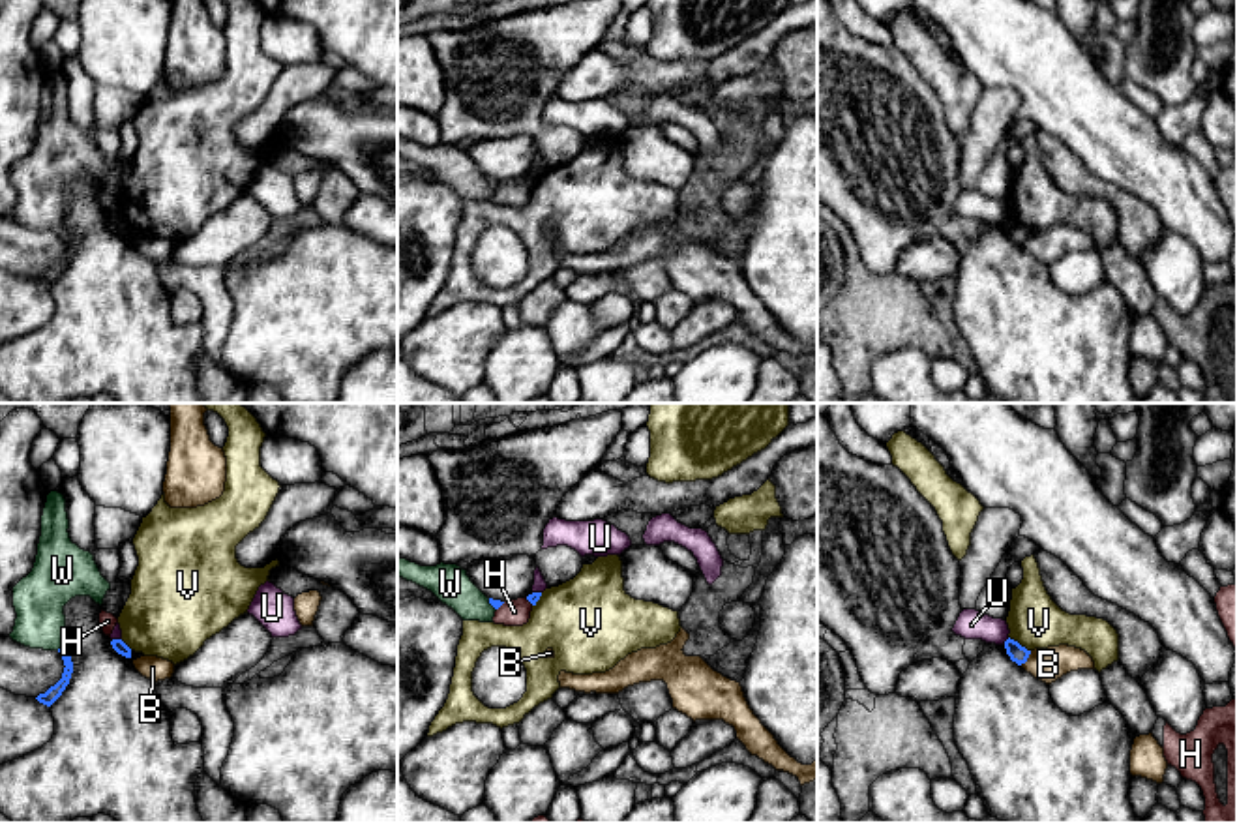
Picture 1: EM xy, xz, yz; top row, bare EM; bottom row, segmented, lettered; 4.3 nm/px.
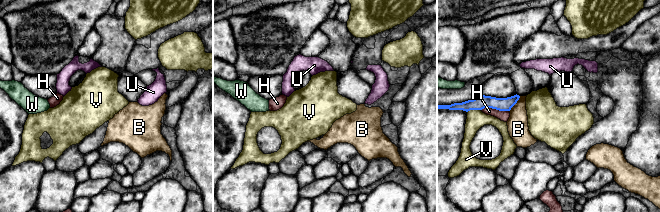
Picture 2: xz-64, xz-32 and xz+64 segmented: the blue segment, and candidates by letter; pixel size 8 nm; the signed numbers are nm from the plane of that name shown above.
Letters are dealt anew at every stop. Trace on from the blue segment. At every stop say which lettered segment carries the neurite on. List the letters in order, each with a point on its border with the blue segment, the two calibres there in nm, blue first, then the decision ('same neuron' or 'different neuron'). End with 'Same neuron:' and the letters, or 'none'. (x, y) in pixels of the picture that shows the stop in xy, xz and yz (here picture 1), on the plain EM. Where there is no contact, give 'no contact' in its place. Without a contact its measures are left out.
B: contact yz (1028, 237); calibres 70 and 140 nm; different neuron
H: contact xz (529, 180); calibres 50 and 110 nm; different neuron
U: contact yz (1005, 222); calibres 70 and 130 nm; different neuron
V: contact yz (1018, 224); calibres 70 and 240 nm; different neuron
W: contact xz (490, 182); calibres 40 and 160 nm; different neuron
Same neuron: none

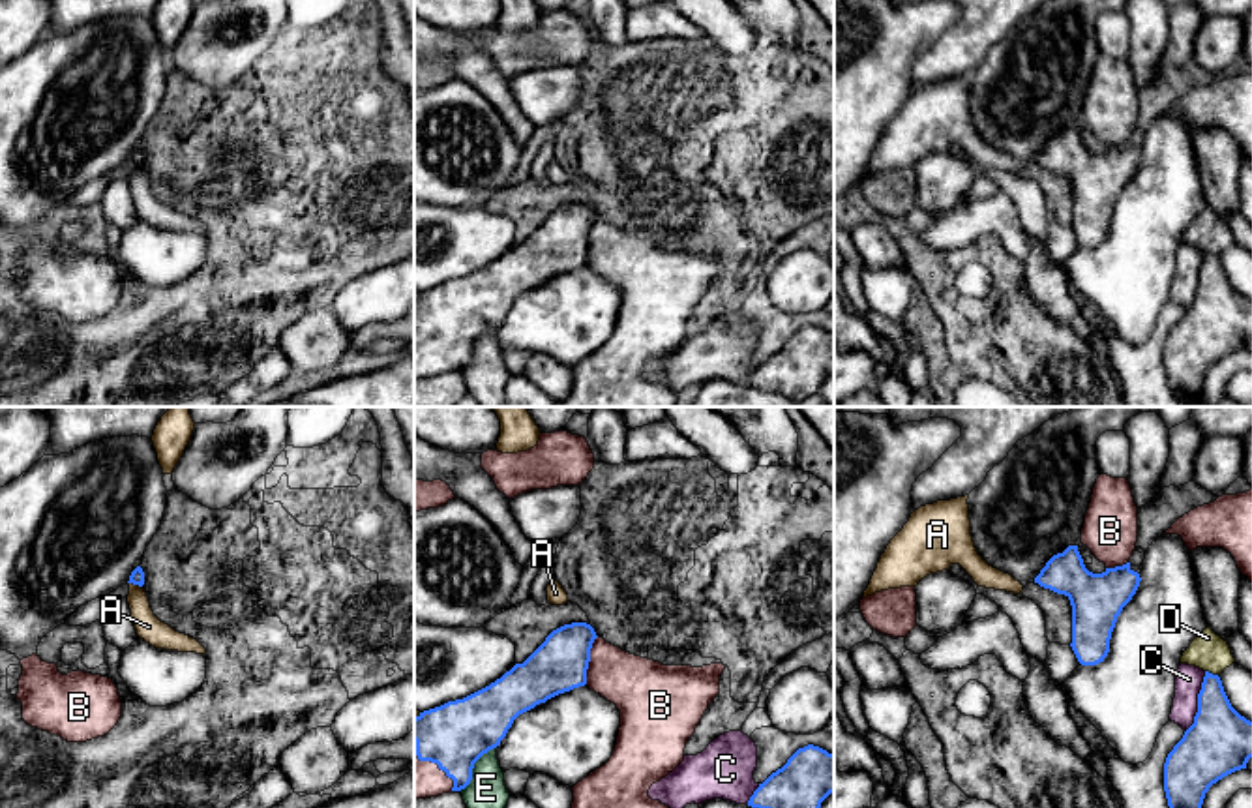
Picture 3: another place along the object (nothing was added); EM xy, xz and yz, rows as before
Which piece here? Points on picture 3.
A: contact xy (135, 164); calibres 60 and 110 nm; different neuron
B: contact xz (589, 240); calibres 240 and 260 nm; same neuron
C: contact yz (1198, 282); calibres 280 and 120 nm; different neuron
D: contact yz (1211, 254); calibres 220 and 160 nm; different neuron
E: contact xz (473, 347); calibres 280 and 190 nm; different neuron
Same neuron: B

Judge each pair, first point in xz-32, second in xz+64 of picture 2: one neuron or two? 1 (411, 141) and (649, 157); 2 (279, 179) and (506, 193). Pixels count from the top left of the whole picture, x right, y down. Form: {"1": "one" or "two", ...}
{"1": "one", "2": "one"}

